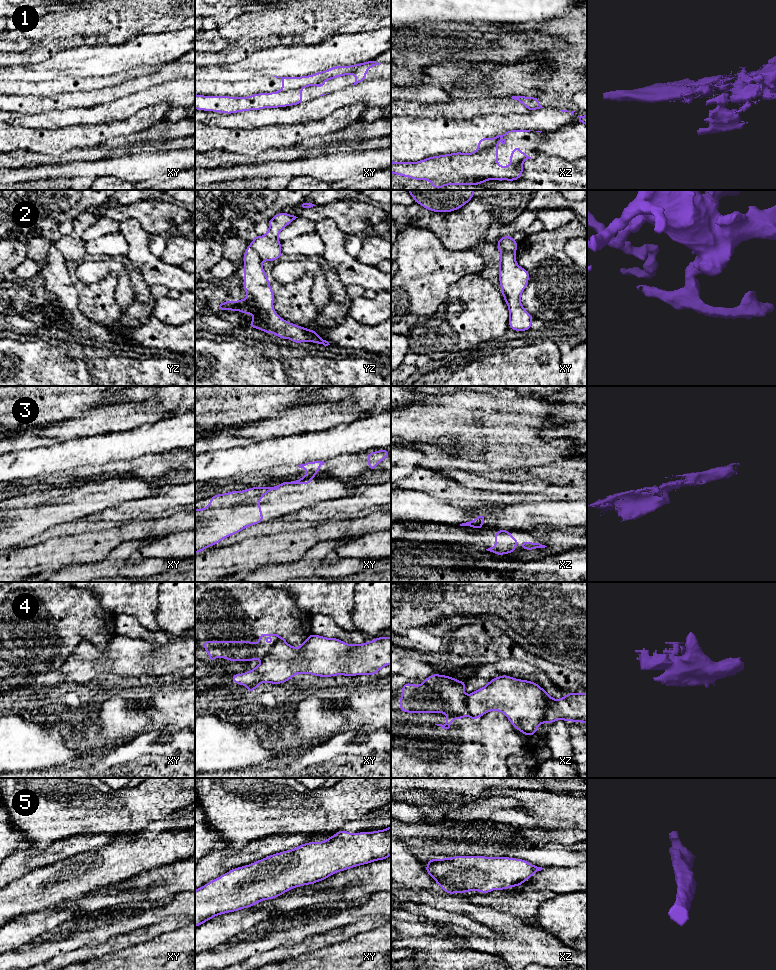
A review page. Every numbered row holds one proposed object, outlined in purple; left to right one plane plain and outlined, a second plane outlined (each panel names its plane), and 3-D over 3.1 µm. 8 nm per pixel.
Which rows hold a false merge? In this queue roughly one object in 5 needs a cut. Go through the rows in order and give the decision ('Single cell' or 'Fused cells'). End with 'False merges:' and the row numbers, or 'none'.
1: Single cell
2: Fused cells
3: Fused cells
4: Fused cells
5: Single cell
False merges: 2, 3, 4

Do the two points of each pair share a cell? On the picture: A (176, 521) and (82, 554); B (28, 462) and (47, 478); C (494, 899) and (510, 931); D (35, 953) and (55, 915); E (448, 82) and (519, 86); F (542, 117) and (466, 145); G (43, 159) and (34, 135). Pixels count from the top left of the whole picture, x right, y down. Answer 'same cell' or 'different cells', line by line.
A: same cell
B: different cells
C: different cells
D: different cells
E: same cell
F: same cell
G: different cells

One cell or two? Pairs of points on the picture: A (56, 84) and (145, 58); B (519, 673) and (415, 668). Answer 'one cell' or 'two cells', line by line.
A: two cells
B: two cells

